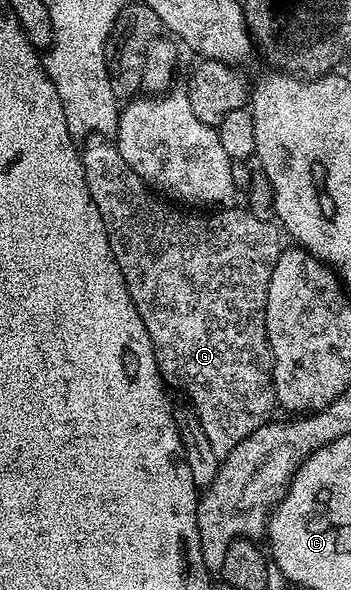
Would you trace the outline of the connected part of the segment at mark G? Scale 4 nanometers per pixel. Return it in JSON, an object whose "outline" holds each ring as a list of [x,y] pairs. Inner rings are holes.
{"outline":[[[109,141],[86,142],[81,151],[81,164],[87,177],[87,189],[103,217],[111,253],[123,273],[123,281],[131,293],[131,301],[135,301],[135,309],[139,309],[139,317],[143,317],[143,325],[147,325],[147,333],[153,342],[153,352],[157,354],[157,367],[161,370],[161,378],[166,384],[173,386],[174,383],[175,386],[185,390],[186,397],[193,402],[192,414],[200,419],[203,433],[207,433],[207,441],[211,441],[211,449],[218,457],[228,457],[231,449],[239,445],[239,441],[246,439],[255,428],[260,427],[272,416],[269,414],[272,413],[277,403],[277,394],[273,388],[273,351],[269,348],[269,338],[265,328],[265,306],[271,273],[283,250],[282,232],[278,224],[268,219],[255,217],[247,209],[217,209],[212,213],[190,213],[154,194],[145,180],[137,176],[135,169],[131,169],[131,165],[123,161],[117,146]]]}

